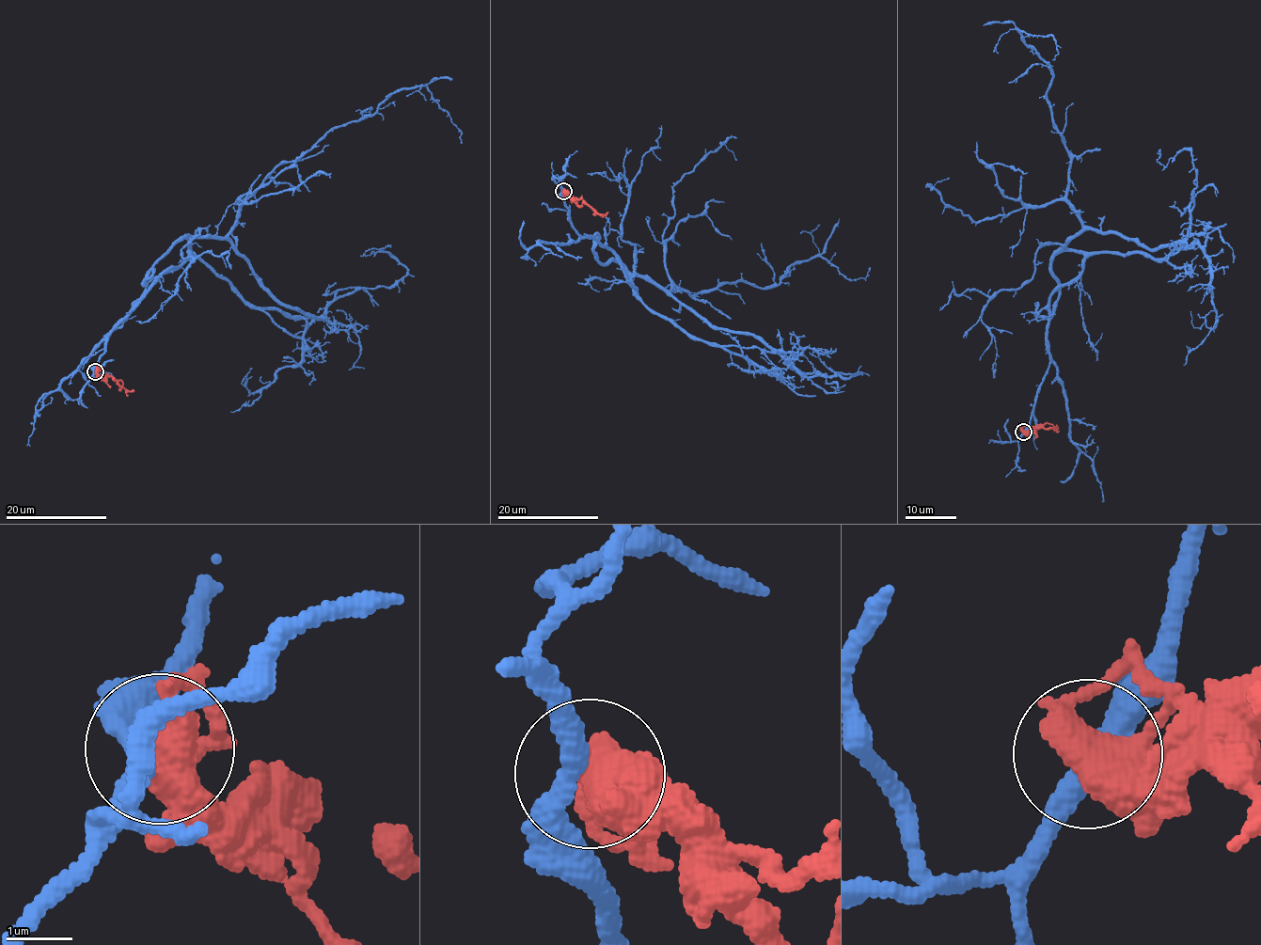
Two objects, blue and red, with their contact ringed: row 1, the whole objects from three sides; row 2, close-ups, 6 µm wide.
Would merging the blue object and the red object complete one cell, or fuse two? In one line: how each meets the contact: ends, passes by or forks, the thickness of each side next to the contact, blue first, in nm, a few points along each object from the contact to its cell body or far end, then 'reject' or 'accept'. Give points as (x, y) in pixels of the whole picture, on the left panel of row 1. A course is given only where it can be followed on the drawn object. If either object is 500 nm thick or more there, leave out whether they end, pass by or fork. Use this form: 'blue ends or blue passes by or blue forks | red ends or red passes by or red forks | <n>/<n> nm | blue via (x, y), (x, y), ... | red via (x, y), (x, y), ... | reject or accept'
blue passes by | red forks | 320/440 nm | blue via (94, 371), (149, 270), (189, 236), (225, 235), (242, 201), (332, 129), (425, 86), (463, 142) | red via (96, 371), (116, 380), (128, 390), (133, 389) | reject

